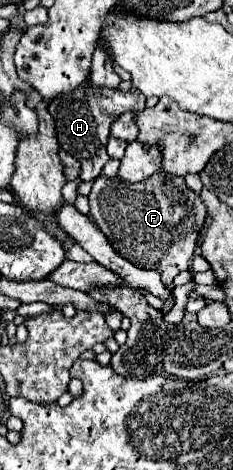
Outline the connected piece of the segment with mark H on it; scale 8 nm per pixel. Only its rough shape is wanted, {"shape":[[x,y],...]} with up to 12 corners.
{"shape":[[87,87],[49,101],[65,179],[95,181],[111,123],[137,89]]}

